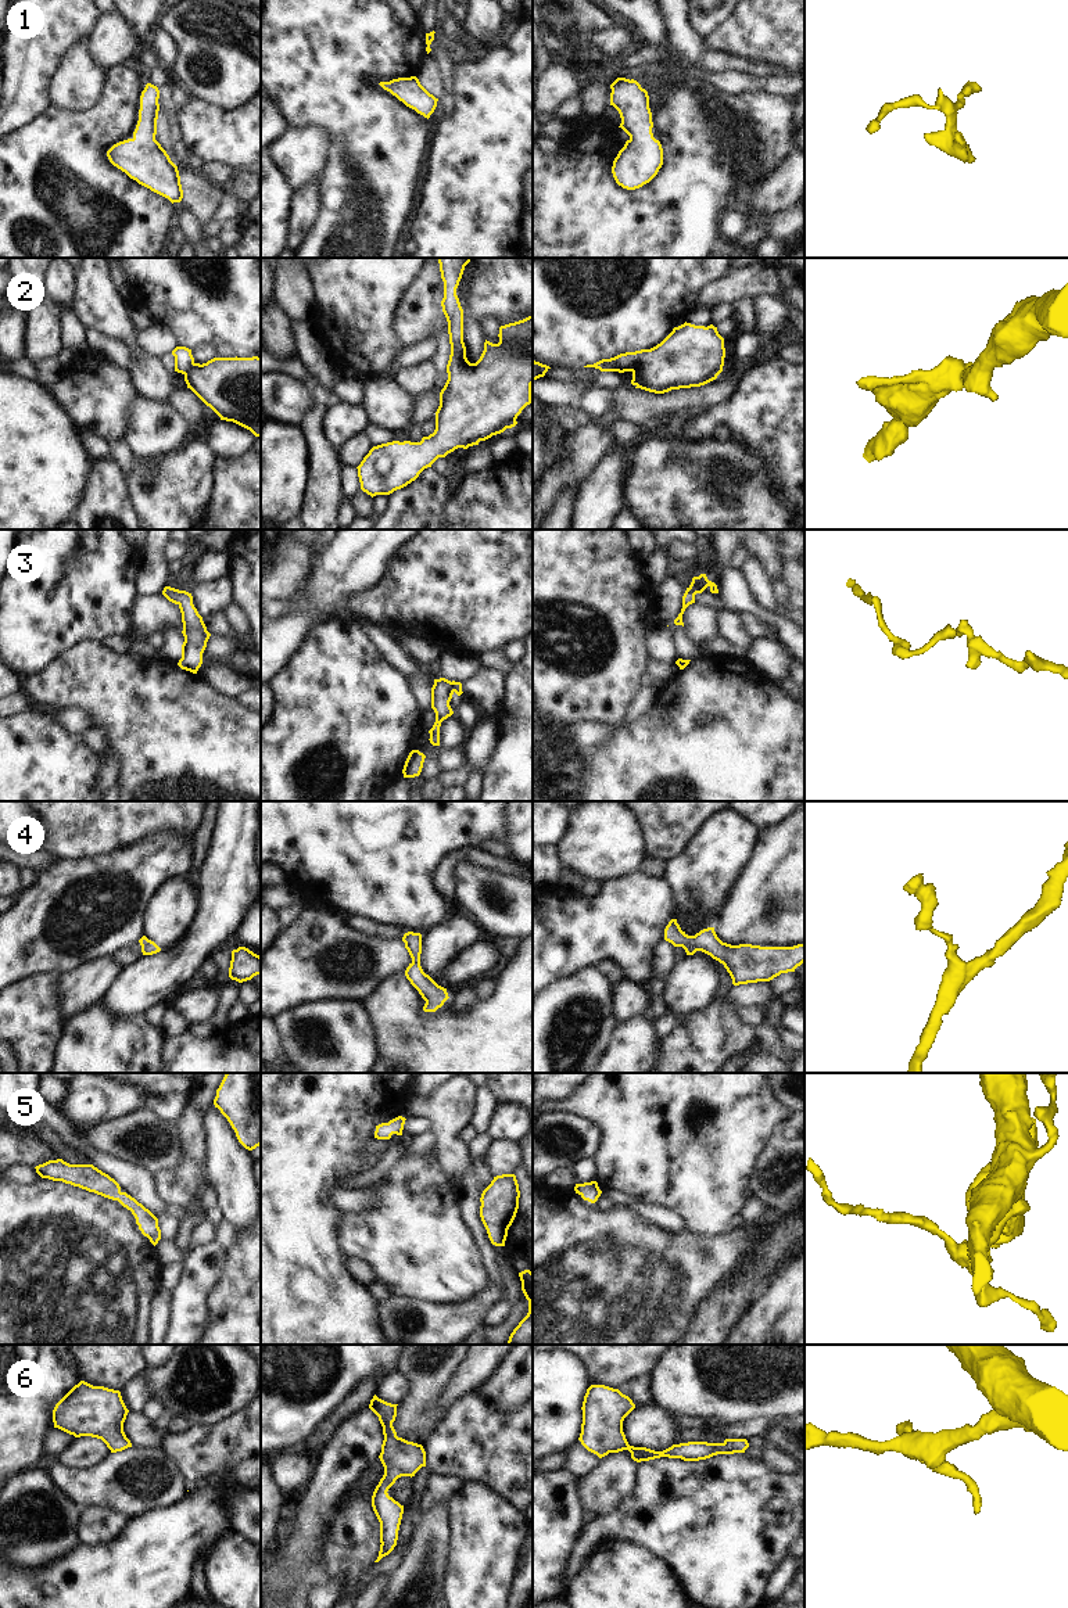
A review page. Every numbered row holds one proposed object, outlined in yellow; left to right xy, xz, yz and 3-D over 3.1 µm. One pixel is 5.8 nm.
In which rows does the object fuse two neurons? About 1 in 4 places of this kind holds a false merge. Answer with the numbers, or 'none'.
none

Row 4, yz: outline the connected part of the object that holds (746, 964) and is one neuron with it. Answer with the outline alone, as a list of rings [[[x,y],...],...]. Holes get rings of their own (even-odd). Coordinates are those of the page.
[[[677,919],[664,929],[664,940],[682,947],[687,955],[702,951],[724,965],[734,986],[770,981],[781,973],[795,972],[804,962],[804,944],[793,947],[760,947],[752,944],[731,945],[723,943],[714,927],[688,936]]]

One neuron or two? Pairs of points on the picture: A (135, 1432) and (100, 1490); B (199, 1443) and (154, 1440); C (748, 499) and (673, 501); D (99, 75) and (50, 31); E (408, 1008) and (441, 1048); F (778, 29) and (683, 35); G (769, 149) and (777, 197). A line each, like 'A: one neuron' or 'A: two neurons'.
A: two neurons
B: two neurons
C: one neuron
D: two neurons
E: one neuron
F: two neurons
G: two neurons

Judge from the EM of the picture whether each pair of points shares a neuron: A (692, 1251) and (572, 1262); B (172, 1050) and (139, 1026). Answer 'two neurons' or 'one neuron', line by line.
A: one neuron
B: two neurons

